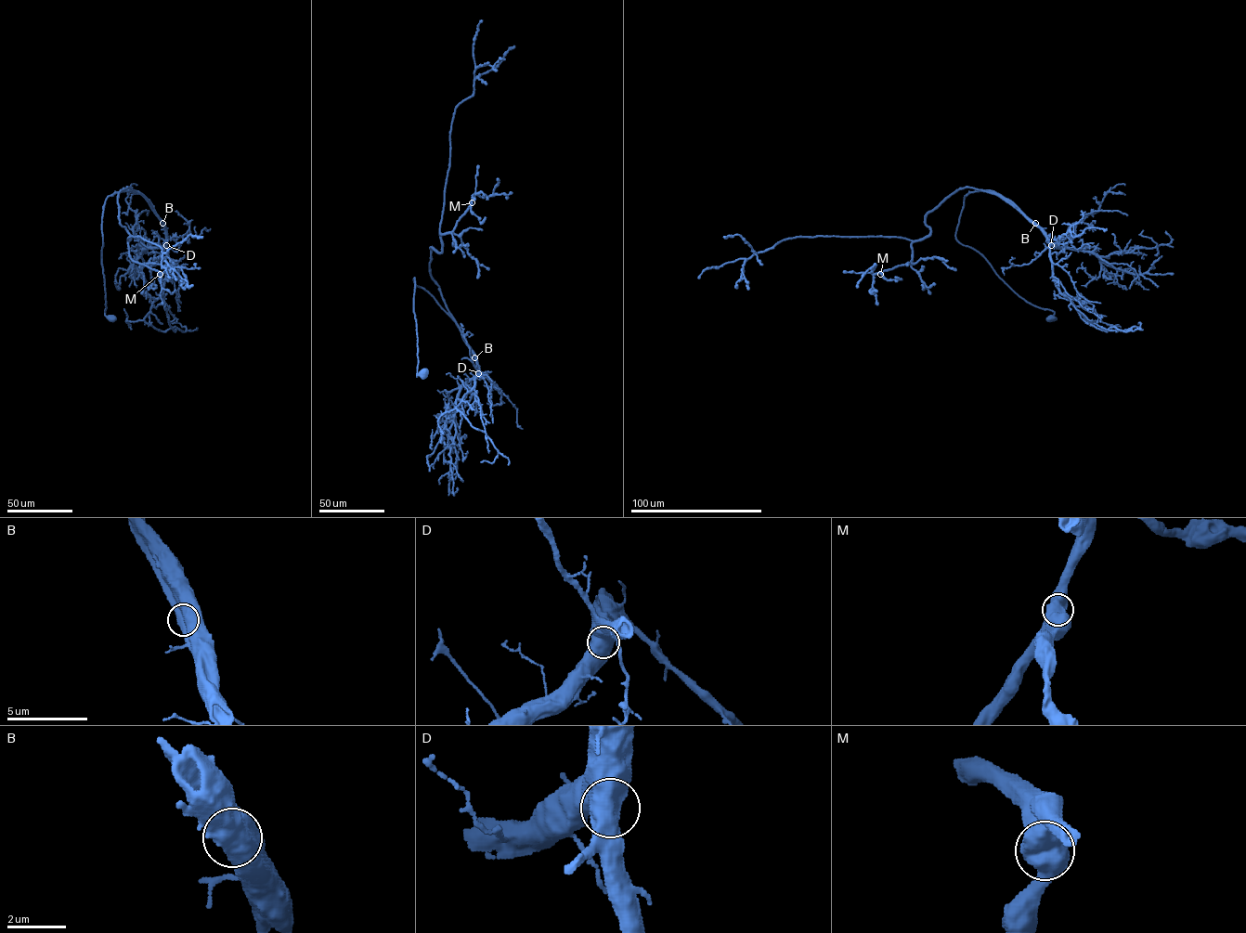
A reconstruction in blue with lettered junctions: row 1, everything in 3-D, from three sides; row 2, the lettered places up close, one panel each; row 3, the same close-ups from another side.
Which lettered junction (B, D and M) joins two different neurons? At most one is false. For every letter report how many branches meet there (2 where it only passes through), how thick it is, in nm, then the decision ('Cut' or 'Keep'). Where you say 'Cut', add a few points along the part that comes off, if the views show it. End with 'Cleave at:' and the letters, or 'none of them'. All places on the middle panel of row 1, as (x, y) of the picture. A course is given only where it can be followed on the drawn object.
B: Branches: 1. Thickness 950 nm. Keep
D: Branches: 1. Thickness 850 nm. Keep
M: Branches: 1. Thickness 850 nm. Keep
Cleave at: none of them

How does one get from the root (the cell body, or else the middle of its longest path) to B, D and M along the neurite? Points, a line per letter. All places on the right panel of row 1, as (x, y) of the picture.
B: (1050, 318), (1053, 311), (1019, 297), (980, 254), (955, 237), (964, 198), (977, 191), (995, 191), (1035, 223)
D: (1050, 318), (1053, 311), (1019, 297), (980, 254), (956, 239), (964, 197), (995, 191), (1029, 218), (1051, 245)
M: (1050, 318), (955, 238), (965, 196), (992, 190), (949, 195), (910, 262), (880, 274)

